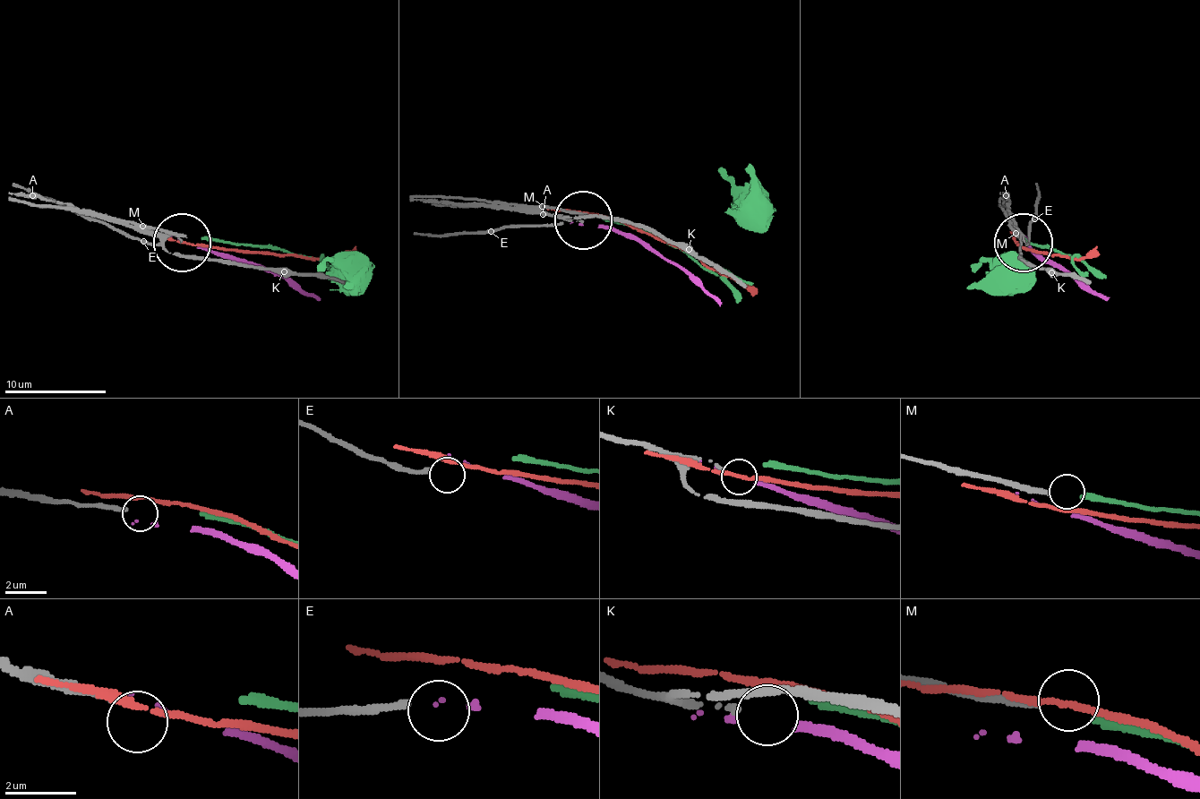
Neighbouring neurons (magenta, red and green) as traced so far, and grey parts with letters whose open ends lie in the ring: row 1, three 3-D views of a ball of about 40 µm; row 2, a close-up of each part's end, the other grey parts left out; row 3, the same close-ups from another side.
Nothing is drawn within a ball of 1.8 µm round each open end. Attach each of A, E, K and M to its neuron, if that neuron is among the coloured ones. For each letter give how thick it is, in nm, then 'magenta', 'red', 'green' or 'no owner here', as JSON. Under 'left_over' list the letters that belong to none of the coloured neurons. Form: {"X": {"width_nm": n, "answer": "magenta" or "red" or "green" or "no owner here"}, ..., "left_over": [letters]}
{"A": {"width_nm": 190, "answer": "no owner here"}, "E": {"width_nm": 220, "answer": "no owner here"}, "K": {"width_nm": 140, "answer": "no owner here"}, "M": {"width_nm": 190, "answer": "no owner here"}, "left_over": ["A", "E", "K", "M"]}

